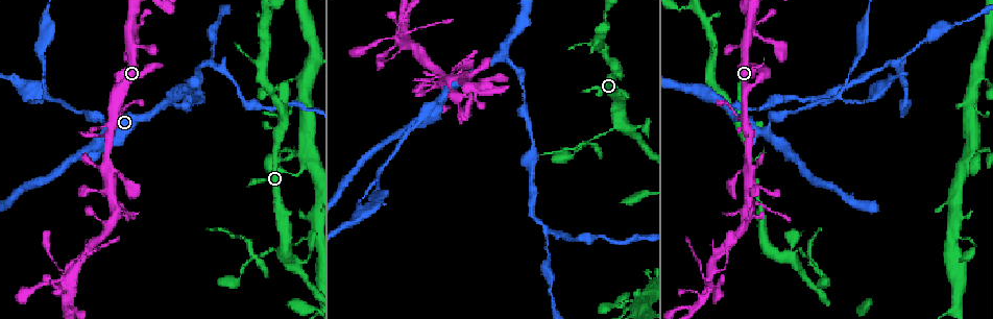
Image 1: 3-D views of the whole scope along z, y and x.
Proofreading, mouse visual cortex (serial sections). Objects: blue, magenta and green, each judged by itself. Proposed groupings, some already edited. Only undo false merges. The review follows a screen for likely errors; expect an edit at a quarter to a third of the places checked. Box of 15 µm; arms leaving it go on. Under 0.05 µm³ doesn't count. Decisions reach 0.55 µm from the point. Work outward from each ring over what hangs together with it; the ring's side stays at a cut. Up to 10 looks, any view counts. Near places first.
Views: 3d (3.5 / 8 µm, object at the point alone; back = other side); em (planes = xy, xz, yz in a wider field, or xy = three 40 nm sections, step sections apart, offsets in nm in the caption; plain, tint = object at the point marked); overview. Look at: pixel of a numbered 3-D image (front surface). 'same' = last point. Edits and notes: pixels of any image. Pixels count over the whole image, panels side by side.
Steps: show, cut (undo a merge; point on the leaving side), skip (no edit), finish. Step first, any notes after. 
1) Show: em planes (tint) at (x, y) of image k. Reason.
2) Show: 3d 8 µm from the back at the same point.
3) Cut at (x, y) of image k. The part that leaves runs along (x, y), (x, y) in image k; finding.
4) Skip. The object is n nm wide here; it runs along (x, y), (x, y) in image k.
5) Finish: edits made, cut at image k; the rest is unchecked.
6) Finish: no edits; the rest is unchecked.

Show: em xy step 1 (tint) at (765, 132) of image 1. A narrow waist.

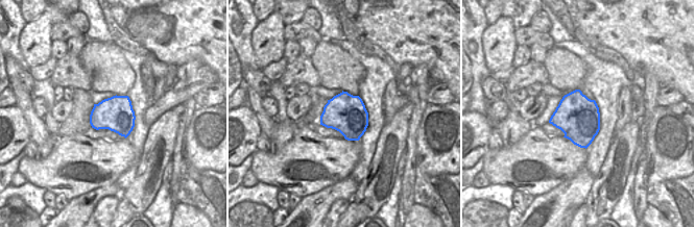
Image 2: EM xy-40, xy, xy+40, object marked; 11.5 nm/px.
Show: 3d 3.5 µm from the back at the same point. See where the arms go.

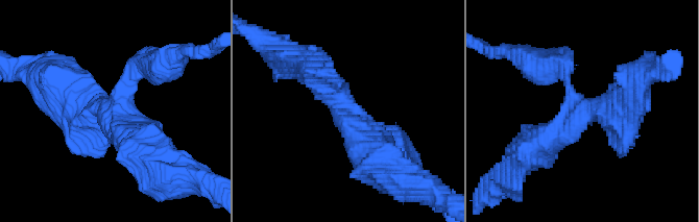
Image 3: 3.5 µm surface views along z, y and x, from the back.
Skip. 3 arms meet here; it runs along (309, 67), (357, 126), (383, 139) in image 3; one cell here.

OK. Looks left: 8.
Show: 3d 3.5 µm at (377, 172) of image 1. Three-way junction.

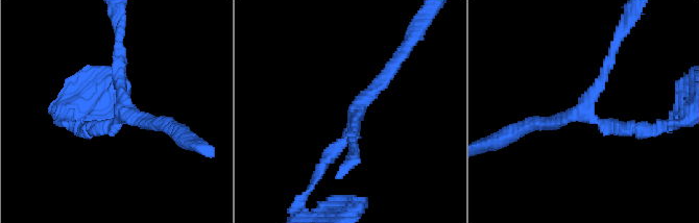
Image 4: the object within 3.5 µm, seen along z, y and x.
Show: em xy step 2 (tint) at (355, 107) of image 4. Shape alone is not enough.

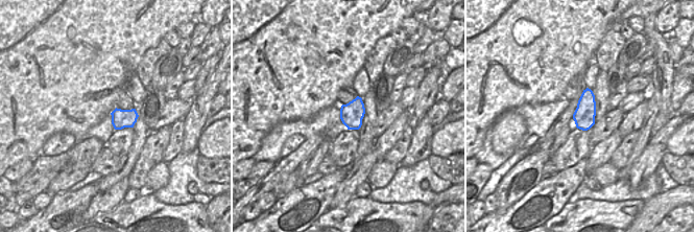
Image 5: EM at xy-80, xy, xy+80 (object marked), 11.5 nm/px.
Skip. 3 arms meet here; it runs along (399, 57), (324, 162) in image 4; continuous, no second cell.

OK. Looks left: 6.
Show: 3d 3.5 µm at (499, 59) of image 1.

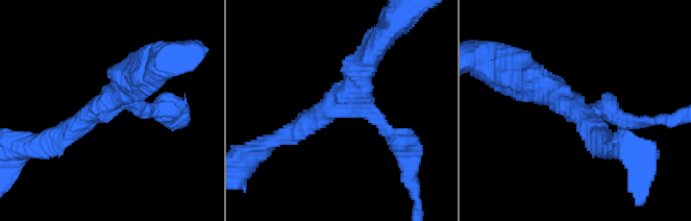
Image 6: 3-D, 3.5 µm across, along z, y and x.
Show: em planes (tint) at (570, 106) of image 6. 3 arms meet here; the arms are 200, 300, 400 nm wide; shape alone is not enough.

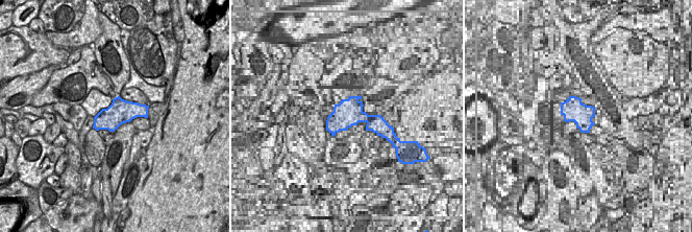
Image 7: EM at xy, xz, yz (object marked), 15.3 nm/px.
Skip. It runs along (53, 136), (110, 101), (162, 107) in image 6; one cell here.

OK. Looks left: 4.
Show: 3d 8 µm at (810, 258) of image 1. Branch point.

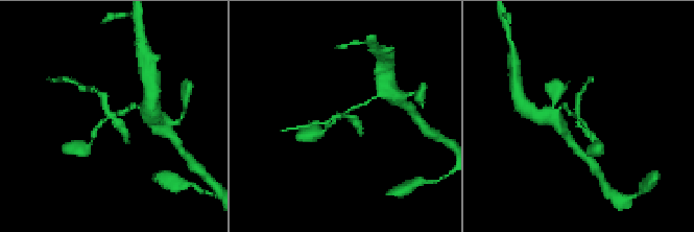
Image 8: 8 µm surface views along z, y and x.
Show: em planes (tint) at (574, 114) of image 8. Need the tissue.

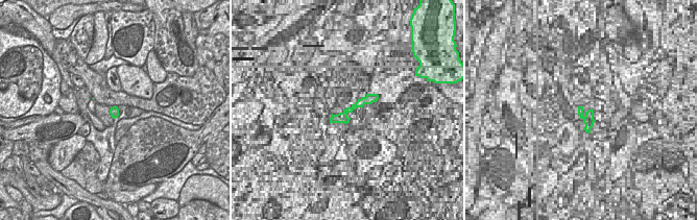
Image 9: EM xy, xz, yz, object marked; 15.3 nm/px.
Cut at (103, 95) of image 8. The part that leaves runs along (109, 112), (101, 94), (81, 87) in image 8; two cells meet here.

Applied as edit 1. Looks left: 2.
Finish: edits made, cut at image 8; the rest is unchecked.

